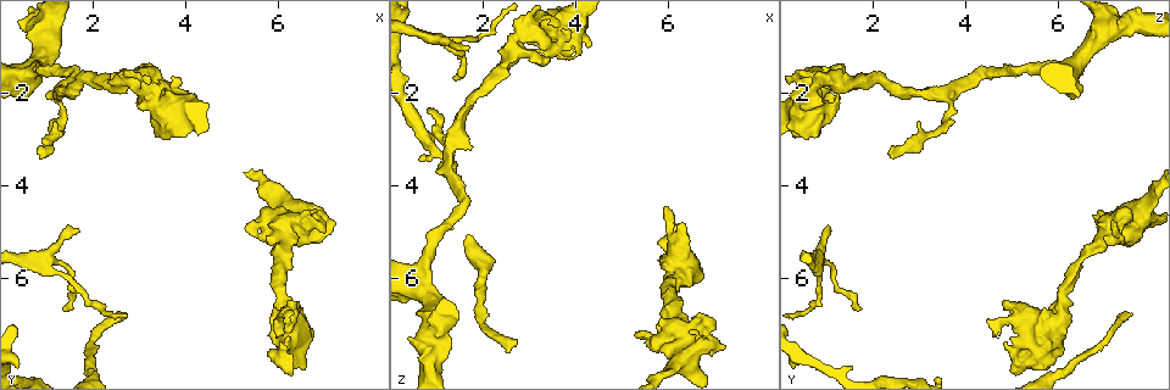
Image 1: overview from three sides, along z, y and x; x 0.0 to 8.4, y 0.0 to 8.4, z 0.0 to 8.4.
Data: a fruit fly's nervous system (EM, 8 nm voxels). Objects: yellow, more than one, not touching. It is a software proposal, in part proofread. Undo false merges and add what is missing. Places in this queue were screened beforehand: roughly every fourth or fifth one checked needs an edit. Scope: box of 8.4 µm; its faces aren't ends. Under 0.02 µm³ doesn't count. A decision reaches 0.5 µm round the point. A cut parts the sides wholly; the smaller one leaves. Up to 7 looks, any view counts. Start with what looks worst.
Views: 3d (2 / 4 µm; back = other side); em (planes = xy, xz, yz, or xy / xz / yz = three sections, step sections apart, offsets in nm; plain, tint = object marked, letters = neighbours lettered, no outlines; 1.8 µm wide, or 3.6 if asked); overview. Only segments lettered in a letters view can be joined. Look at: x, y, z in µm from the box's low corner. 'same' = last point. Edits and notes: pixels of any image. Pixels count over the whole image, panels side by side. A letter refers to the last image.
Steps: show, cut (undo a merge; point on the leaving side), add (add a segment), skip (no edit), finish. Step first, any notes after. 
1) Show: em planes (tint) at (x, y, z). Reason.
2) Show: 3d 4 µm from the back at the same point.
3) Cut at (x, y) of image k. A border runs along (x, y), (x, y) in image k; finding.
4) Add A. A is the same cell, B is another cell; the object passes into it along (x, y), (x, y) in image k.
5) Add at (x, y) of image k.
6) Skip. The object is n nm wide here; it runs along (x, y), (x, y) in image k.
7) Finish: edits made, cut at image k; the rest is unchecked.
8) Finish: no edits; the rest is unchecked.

Show: em 3.6 µm xy step 4 (letters) at (5.30, 4.90, 7.25). Free end.

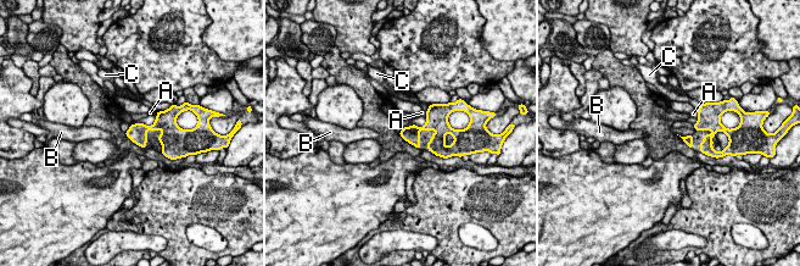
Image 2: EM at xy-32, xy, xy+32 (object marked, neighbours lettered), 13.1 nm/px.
Show: em 3.6 µm xz step 16 (letters) at the same point.

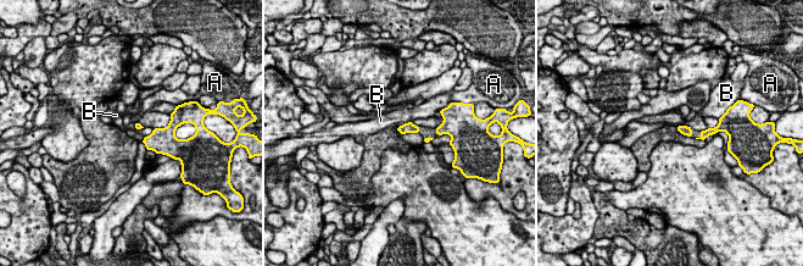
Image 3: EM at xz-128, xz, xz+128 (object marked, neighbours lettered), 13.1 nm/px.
Skip. A and B are other cells; a border runs along (411, 121), (405, 123) in image 3; no lettered segment goes on from it.

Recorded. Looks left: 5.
Show: 3d 4 µm at (2.65, 1.65, 0.95).

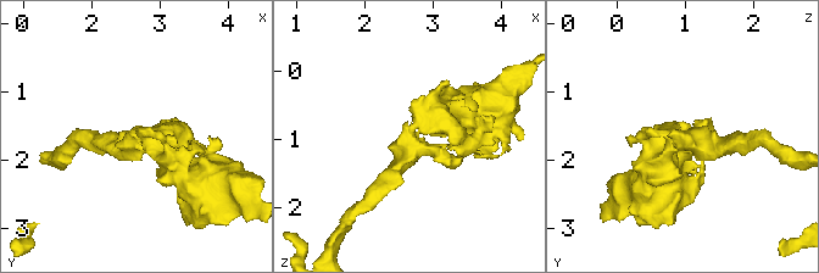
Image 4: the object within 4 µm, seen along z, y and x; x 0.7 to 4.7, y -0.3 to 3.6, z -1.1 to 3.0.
Show: em xz step 16 (tint) at (2.65, 1.70, 0.95). Shape alone is not enough.

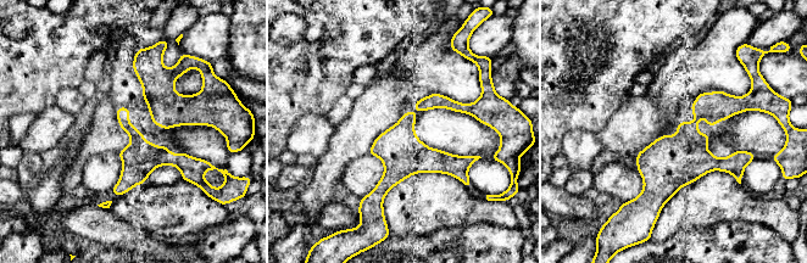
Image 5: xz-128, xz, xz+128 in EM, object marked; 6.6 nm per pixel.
Show: em planes (letters) at the same point. Another direction.

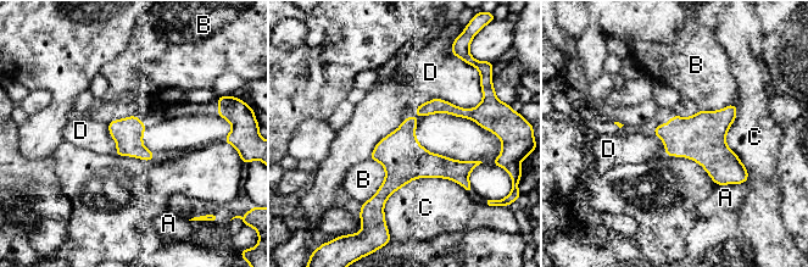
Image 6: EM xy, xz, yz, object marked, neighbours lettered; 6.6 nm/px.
Skip. The object is 200 nm wide here; the longest contact is with C, 600 nm; A, B, C and D are other cells; all the same cell.

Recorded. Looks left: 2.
Finish: no edits; the rest is unchecked.

